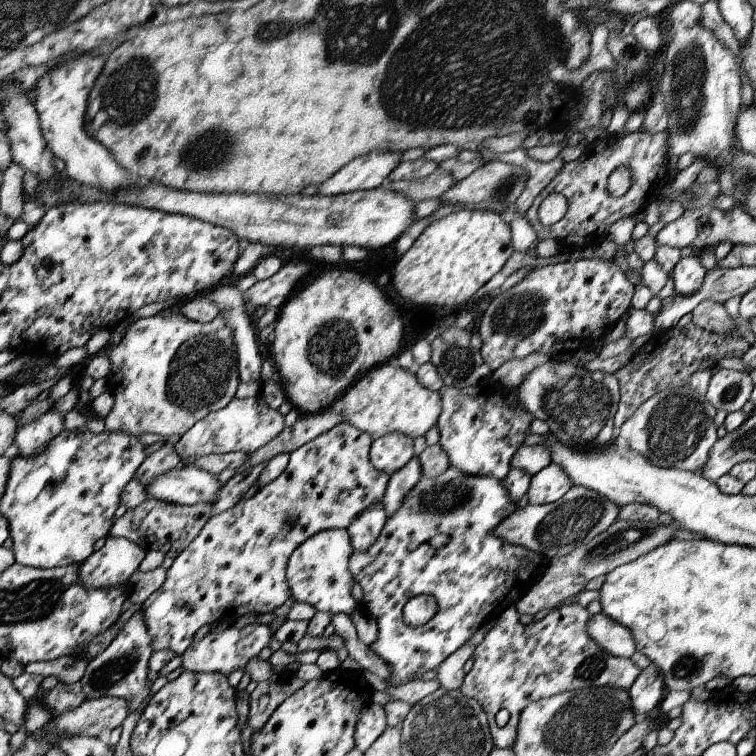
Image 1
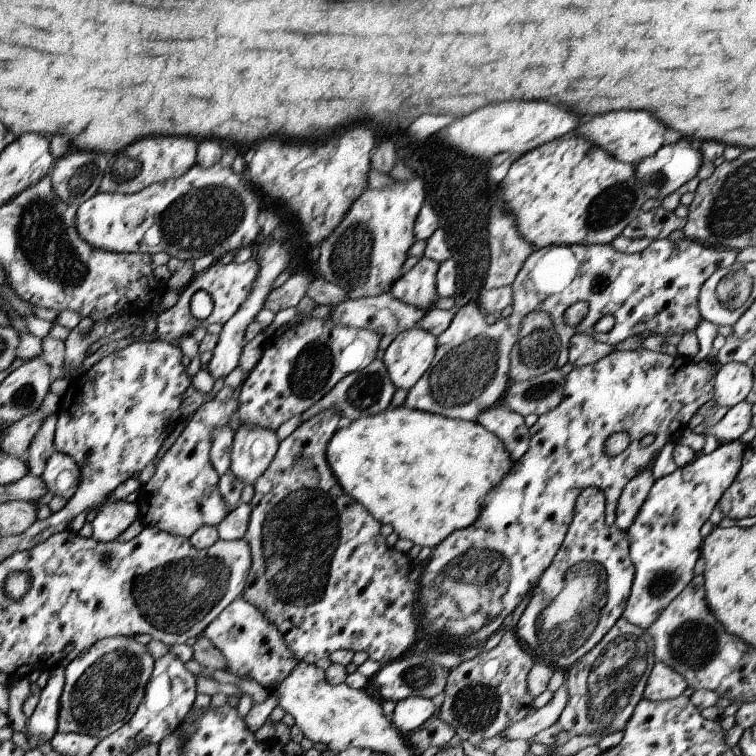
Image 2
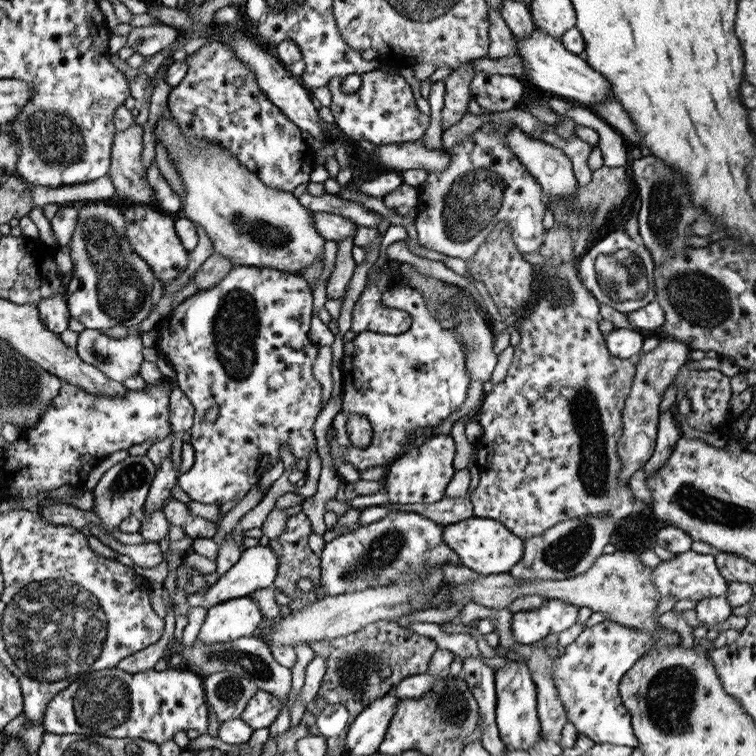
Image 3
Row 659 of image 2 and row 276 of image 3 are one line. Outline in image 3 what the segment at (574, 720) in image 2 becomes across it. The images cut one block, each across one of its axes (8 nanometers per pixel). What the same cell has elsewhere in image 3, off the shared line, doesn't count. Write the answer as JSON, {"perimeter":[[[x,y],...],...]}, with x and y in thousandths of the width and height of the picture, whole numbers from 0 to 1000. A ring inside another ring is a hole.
{"perimeter":[[[828,307],[803,308],[791,315],[788,324],[779,323],[767,339],[765,362],[791,399],[825,415],[852,407],[866,397],[866,352],[860,331],[847,319],[836,317]]]}

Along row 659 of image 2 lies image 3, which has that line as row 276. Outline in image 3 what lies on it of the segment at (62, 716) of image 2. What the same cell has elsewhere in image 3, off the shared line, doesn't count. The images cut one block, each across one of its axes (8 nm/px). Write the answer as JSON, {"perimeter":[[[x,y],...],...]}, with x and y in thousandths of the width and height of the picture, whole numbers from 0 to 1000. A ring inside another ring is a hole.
{"perimeter":[[[116,266],[107,267],[103,270],[103,279],[106,279],[106,286],[103,286],[103,296],[101,296],[101,302],[98,302],[98,307],[95,307],[95,315],[93,315],[93,340],[95,345],[95,366],[91,373],[90,389],[89,389],[89,403],[90,411],[93,411],[93,418],[95,421],[101,421],[103,426],[111,429],[114,435],[143,435],[151,434],[151,431],[177,431],[177,429],[183,429],[183,426],[188,426],[193,418],[196,418],[196,413],[198,413],[198,405],[201,405],[201,399],[198,399],[198,389],[201,389],[201,368],[198,365],[204,365],[204,360],[201,360],[197,349],[187,340],[187,337],[181,336],[181,332],[177,329],[172,320],[172,315],[168,311],[168,290],[165,282],[159,278],[159,275],[152,275],[151,272],[146,272],[143,267],[135,266]]]}

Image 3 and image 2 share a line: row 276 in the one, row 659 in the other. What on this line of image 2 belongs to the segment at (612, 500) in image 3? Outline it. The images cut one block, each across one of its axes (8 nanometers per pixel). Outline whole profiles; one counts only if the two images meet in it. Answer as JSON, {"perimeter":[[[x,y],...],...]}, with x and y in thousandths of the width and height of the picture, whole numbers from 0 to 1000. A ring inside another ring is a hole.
{"perimeter":[[[775,644],[769,648],[761,664],[761,681],[746,717],[728,749],[702,780],[702,790],[681,828],[680,837],[709,876],[729,881],[733,886],[750,888],[762,874],[779,864],[824,815],[839,763],[840,751],[832,734],[829,704],[821,702],[813,693],[803,694],[800,653],[786,644]]]}

